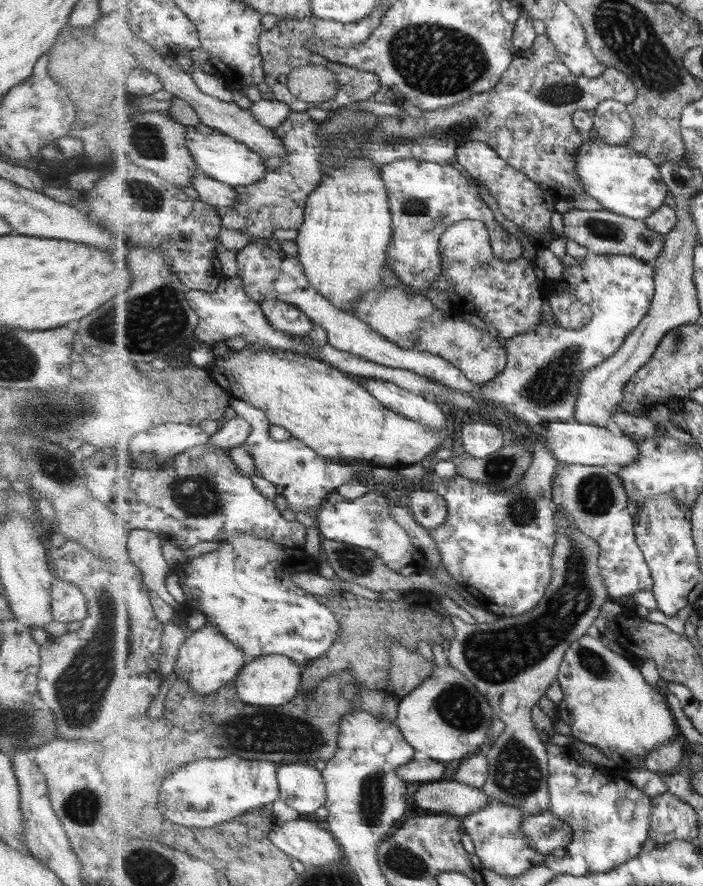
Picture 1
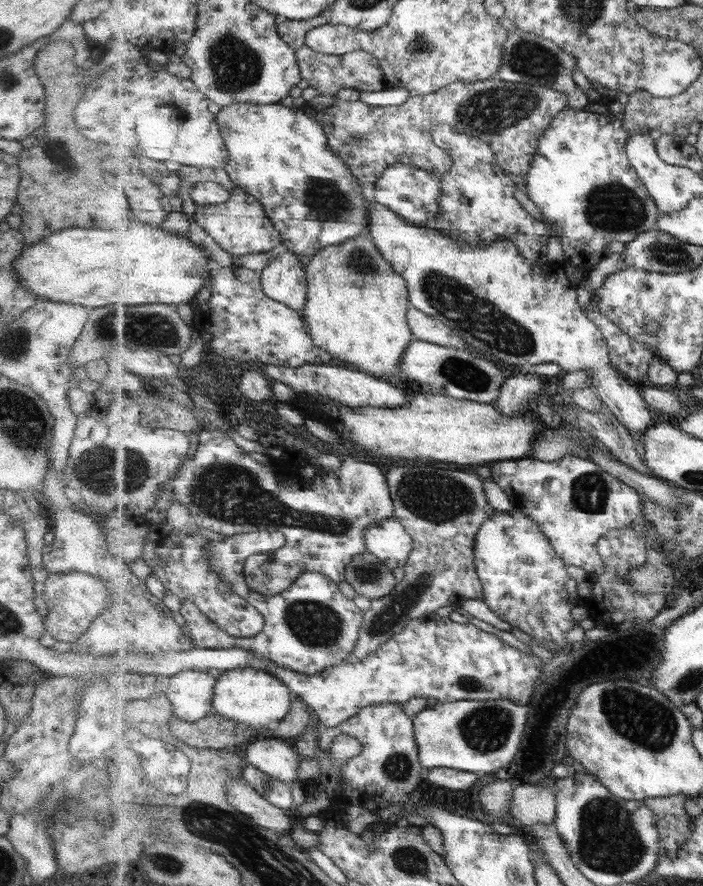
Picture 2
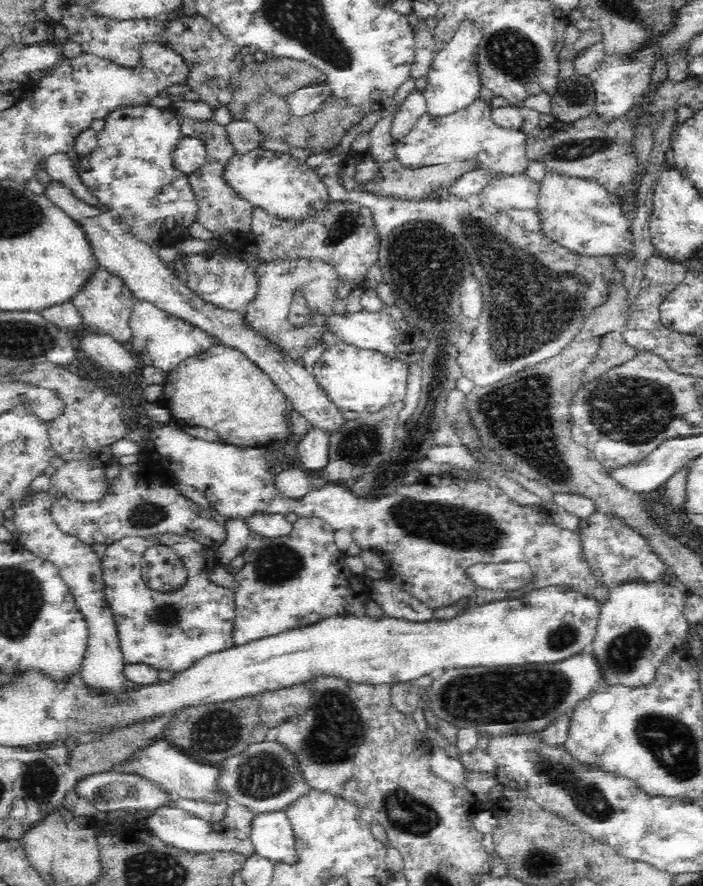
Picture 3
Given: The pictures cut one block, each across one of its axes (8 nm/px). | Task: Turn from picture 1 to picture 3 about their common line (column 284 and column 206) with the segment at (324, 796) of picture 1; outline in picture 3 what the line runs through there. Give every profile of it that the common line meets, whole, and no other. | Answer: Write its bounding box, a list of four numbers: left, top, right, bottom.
[128,739,229,802]

